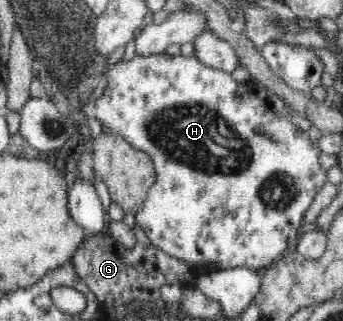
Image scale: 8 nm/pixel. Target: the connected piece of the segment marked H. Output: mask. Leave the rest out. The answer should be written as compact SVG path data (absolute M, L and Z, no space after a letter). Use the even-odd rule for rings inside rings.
M165 51L149 57L139 57L139 55L136 53L135 57L133 57L133 59L129 59L129 61L123 61L123 59L121 59L121 61L115 63L115 65L109 65L107 69L105 68L102 71L102 78L104 79L104 83L107 83L104 84L103 95L100 98L96 98L90 94L89 99L85 103L79 105L79 110L85 113L89 119L100 120L102 124L111 128L110 133L118 134L119 136L123 137L125 141L131 144L131 146L137 147L137 150L145 151L145 153L149 154L149 157L152 158L152 162L156 171L156 180L155 183L153 183L153 185L148 189L143 205L140 207L139 211L135 213L137 225L139 225L139 227L145 231L152 245L158 247L167 255L188 263L190 267L201 267L201 265L207 265L207 269L211 267L213 271L229 269L231 267L246 267L247 269L255 270L264 269L267 267L267 265L269 265L269 263L273 263L273 261L277 260L277 257L280 257L281 253L284 253L289 248L295 247L300 237L301 231L305 229L303 223L301 223L301 221L303 221L303 215L305 215L305 211L309 209L313 199L315 199L317 193L320 192L320 189L323 188L327 182L325 178L326 171L321 168L321 163L319 163L320 151L317 149L317 146L313 144L309 134L298 129L295 124L291 123L289 118L286 118L285 116L279 117L279 115L276 115L273 112L273 109L269 107L269 101L261 100L261 98L265 99L265 96L261 96L261 94L259 97L257 96L257 85L253 85L252 82L242 84L241 81L234 81L231 74L223 72L219 69L215 69L213 67L208 67L195 56L184 57L182 54L168 55Z

